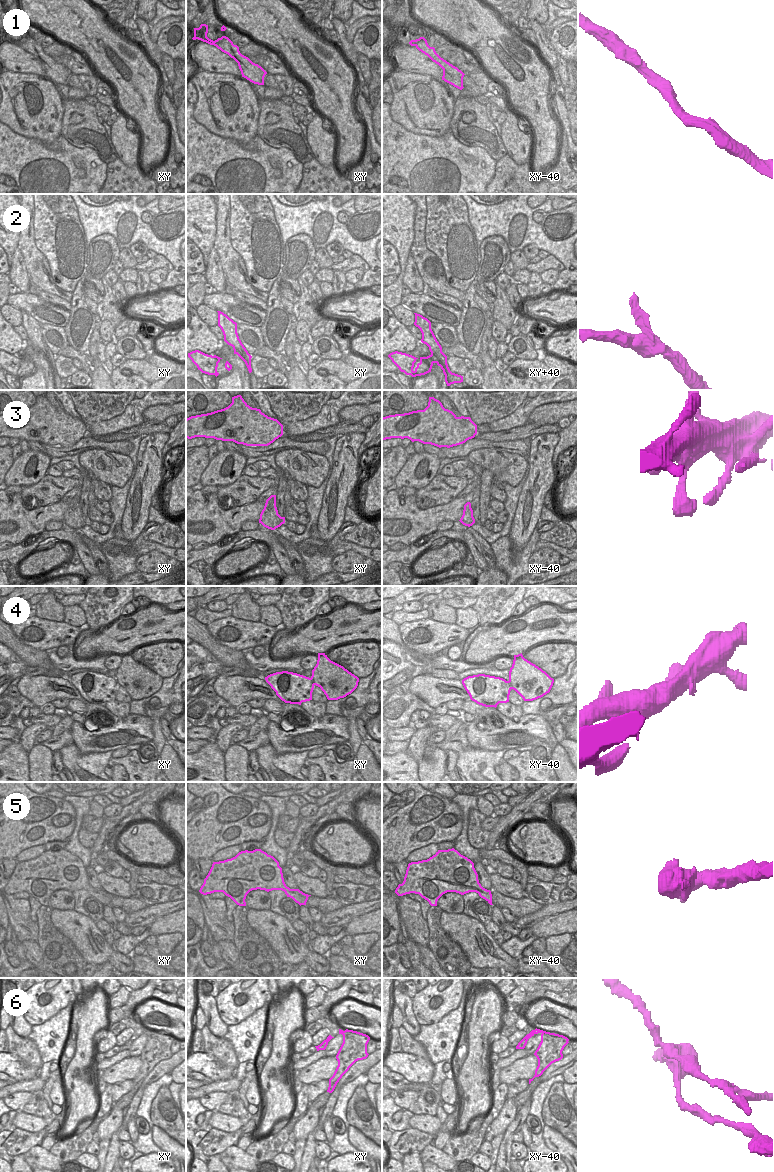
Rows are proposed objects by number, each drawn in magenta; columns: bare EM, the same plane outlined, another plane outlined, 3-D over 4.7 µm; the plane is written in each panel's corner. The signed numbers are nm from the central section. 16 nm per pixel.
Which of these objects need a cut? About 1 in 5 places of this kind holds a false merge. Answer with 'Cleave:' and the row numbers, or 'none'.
Cleave: 5, 6

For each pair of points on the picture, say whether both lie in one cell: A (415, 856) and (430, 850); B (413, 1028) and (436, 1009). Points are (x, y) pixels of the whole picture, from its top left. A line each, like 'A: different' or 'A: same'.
A: same
B: different

